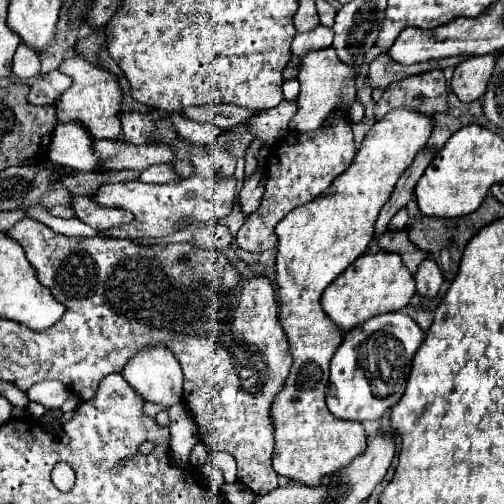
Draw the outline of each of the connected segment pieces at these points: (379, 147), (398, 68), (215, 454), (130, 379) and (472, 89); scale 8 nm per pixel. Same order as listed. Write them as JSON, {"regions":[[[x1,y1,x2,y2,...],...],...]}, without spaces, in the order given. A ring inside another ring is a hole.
{"regions":[[[406,108,388,112,370,128,350,168,344,170,316,200,294,208,276,226,278,320,286,332,292,354,290,374,282,392,274,398,270,412,276,442,272,468,278,476,300,480,304,484,318,484,320,476,336,472,364,450,366,432,362,424,332,416,324,402,328,364,332,352,340,346,342,330,322,310,320,296,338,274,368,250,380,208,388,202,396,180,426,146,432,130,432,116]],[[380,54,376,60,370,62,368,80,372,88,388,88,392,82,398,82,416,74,422,74,420,62,412,66,402,66,402,64,396,64,388,54]],[[210,450,208,460,212,460,226,476,226,482,236,482,236,462,232,455,227,452]],[[162,344,144,348,144,352,138,352,126,364,122,376,140,394,140,398,144,402,154,402,164,408,170,408,182,400,182,368,180,368,178,360,172,356,172,352]],[[496,54,492,56,472,56,464,62,460,62,454,70,454,76,450,80,450,90,462,100,462,102,474,102,484,96,486,84,490,80,490,72,496,64]]]}

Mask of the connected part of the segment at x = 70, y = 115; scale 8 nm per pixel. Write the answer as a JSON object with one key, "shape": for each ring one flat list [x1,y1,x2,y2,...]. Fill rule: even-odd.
{"shape":[[80,56,64,60,58,70,72,78,72,86,58,100,56,122,58,124,78,122,78,124,82,124,82,128,88,130,88,134,94,140,118,138,120,130,122,130,120,118,118,118,118,112,120,112,120,106,122,106,122,92,120,92,116,76,112,72,106,72,104,68,98,68,94,64,84,62]]}

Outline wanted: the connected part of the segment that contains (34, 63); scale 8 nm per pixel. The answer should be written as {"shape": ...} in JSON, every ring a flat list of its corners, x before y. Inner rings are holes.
{"shape":[[20,44,12,60,12,74,18,78,34,78,40,74,40,58,36,50,26,44]]}

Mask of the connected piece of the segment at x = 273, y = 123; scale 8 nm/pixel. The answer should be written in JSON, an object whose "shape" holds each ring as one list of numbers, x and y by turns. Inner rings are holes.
{"shape":[[280,102,272,110,260,112,252,124,248,124,254,138,264,140,264,144,274,144,288,134,288,120,296,114,296,102]]}

